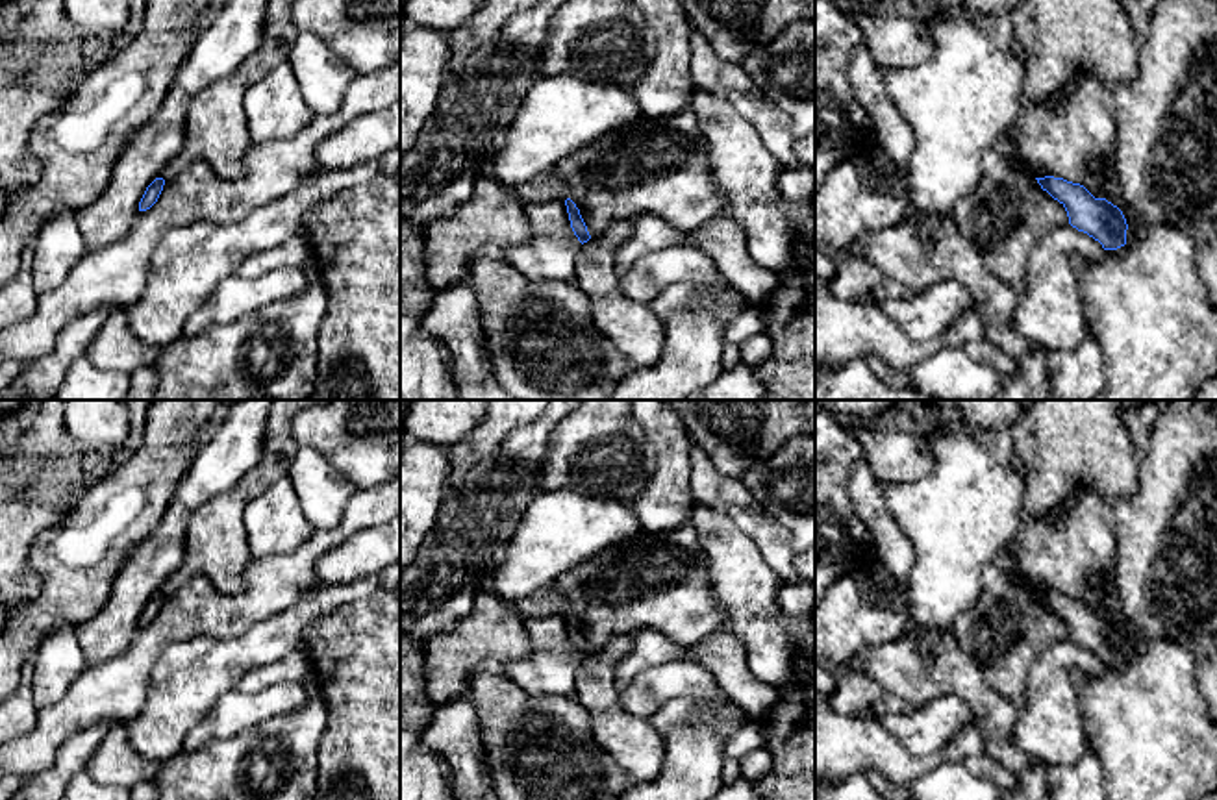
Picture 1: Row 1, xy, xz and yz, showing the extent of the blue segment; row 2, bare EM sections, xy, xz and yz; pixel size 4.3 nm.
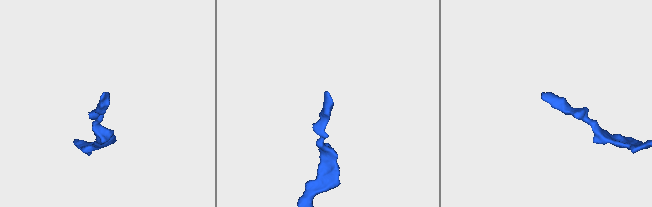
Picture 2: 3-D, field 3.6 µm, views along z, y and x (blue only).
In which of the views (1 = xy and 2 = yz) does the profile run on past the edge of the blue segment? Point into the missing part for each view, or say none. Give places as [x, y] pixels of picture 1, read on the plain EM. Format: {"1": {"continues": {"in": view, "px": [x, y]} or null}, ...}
{"1": {"continues": {"in": "xy", "px": [217, 547]}}, "2": {"continues": {"in": "yz", "px": [1006, 562]}}}

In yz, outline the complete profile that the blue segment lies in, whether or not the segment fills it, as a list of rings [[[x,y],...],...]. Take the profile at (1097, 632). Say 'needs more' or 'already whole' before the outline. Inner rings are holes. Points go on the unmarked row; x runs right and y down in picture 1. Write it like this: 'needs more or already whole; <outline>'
needs more; [[[1010,552],[998,559],[998,565],[1010,578],[1021,580],[1026,589],[1037,594],[1043,606],[1065,622],[1073,643],[1098,656],[1104,665],[1117,665],[1126,659],[1128,639],[1117,620],[1106,613],[1095,613],[1080,598],[1045,591],[1041,585],[1030,583],[1021,570],[1015,569],[1015,559]]]

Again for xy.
needs more; [[[272,400],[259,463],[237,485],[200,506],[187,524],[183,563],[144,606],[139,626],[150,624],[163,600],[185,581],[206,576],[219,593],[241,593],[243,574],[252,559],[243,515],[246,506],[287,476],[298,450],[293,419],[300,409],[332,400]]]

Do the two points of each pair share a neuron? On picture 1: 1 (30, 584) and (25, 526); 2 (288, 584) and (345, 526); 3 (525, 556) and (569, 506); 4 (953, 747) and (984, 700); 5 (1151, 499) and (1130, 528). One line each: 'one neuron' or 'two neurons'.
1: one neuron
2: one neuron
3: one neuron
4: two neurons
5: one neuron

